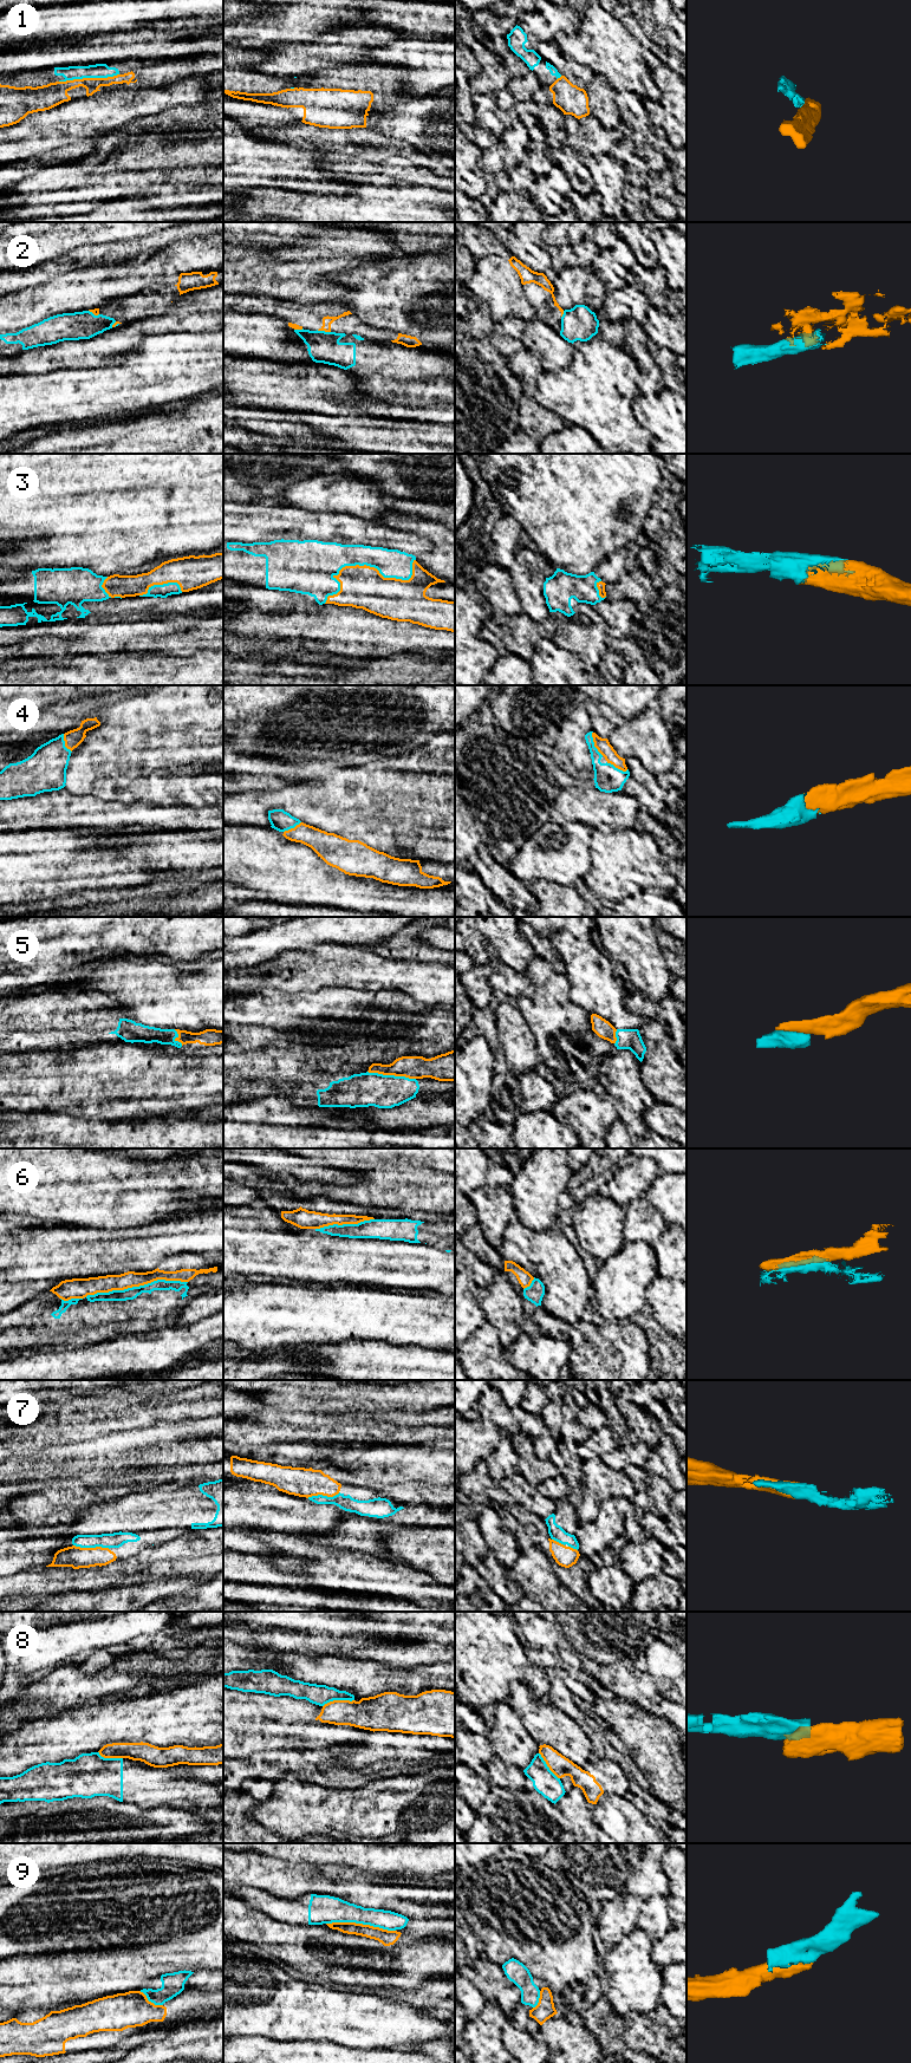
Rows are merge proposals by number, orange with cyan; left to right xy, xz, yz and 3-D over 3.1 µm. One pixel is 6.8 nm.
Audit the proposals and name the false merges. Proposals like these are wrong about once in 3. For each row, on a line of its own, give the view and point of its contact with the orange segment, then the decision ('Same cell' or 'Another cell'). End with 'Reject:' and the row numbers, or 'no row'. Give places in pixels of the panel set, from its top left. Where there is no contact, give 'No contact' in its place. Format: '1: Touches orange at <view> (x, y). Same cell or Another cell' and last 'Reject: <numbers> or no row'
1: Touches orange at xy (89, 78). Another cell
2: Touches orange at xz (324, 330). Another cell
3: Touches orange at xz (365, 565). Same cell
4: Touches orange at yz (594, 743). Same cell
5: Touches orange at xz (391, 1074). Same cell
6: Touches orange at xy (123, 1289). Another cell
7: Touches orange at xy (91, 1548). Same cell
8: Touches orange at xz (338, 1700). Another cell
9: Touches orange at xz (360, 1924). Another cell
Reject: 1, 2, 6, 8, 9

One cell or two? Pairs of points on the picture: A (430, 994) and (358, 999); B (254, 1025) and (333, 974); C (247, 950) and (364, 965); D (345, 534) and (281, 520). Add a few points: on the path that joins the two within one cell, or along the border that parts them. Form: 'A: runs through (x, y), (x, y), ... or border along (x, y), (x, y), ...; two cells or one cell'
A: border along (383, 989), (401, 989), (417, 1001), (436, 1004); two cells
B: border along (333, 987), (297, 993), (278, 991); two cells
C: border along (306, 950), (286, 950), (253, 965); two cells
D: runs through (330, 527), (297, 524); one cell

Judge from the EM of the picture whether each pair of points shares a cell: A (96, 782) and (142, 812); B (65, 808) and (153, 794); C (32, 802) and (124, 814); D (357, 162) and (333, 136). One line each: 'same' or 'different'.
A: different
B: different
C: same
D: different

